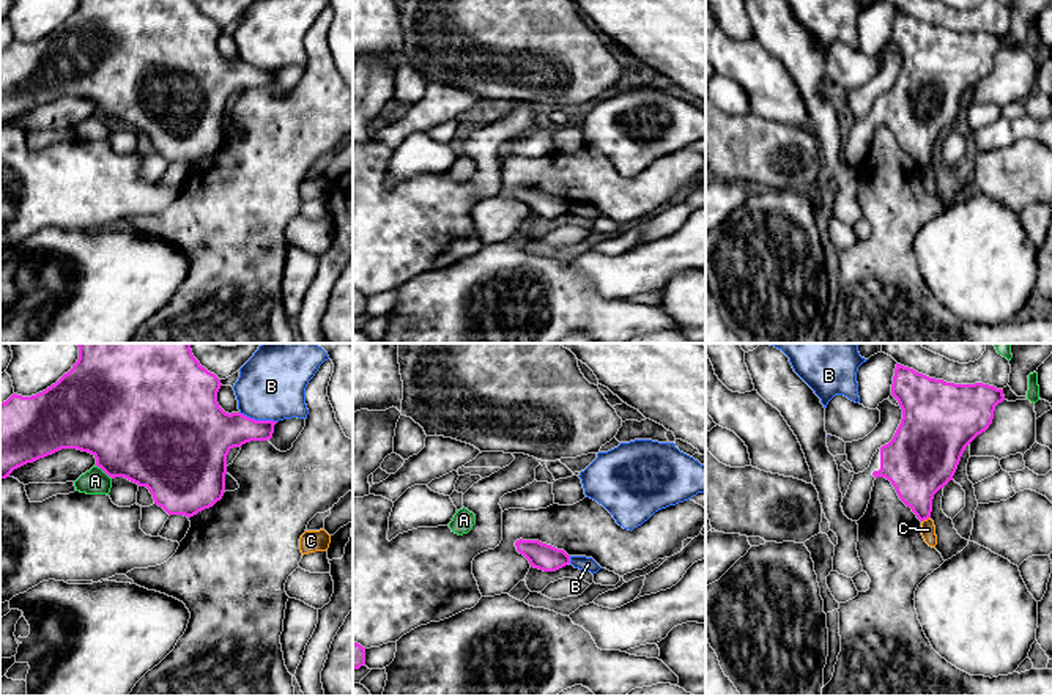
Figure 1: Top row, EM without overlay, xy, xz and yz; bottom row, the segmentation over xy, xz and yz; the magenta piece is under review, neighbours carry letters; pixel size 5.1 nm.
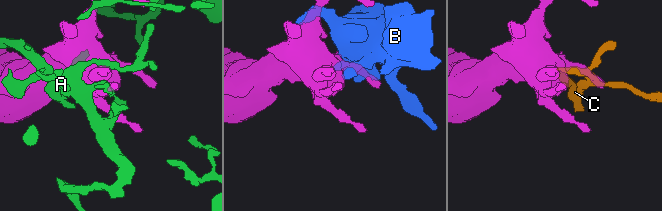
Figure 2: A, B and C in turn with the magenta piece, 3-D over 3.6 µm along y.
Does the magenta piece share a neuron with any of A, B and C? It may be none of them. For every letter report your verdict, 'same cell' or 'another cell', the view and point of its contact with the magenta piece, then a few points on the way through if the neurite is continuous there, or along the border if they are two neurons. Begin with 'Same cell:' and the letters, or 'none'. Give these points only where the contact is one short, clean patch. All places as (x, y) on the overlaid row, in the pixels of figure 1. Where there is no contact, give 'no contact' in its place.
Same cell: none
A: another cell; meets magenta in xy at (104, 471)
B: another cell; meets magenta in xy at (259, 421)
C: another cell; meets magenta in yz at (925, 518); border along yz (929, 517), (922, 522)

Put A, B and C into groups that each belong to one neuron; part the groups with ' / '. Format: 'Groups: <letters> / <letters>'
Groups: A / B / C

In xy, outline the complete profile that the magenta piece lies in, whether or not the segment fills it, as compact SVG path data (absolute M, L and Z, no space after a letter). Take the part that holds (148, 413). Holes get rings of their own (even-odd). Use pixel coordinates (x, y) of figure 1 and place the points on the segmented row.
M77 343L77 346L77 362L55 384L31 397L13 394L6 402L0 403L0 479L6 479L14 469L61 449L77 449L91 454L96 458L96 466L109 477L124 477L139 487L146 487L153 494L154 504L162 507L169 515L184 515L191 518L222 499L225 491L227 455L233 447L272 438L277 422L255 420L241 413L228 414L219 406L217 392L222 386L220 379L200 365L192 354L191 343Z

